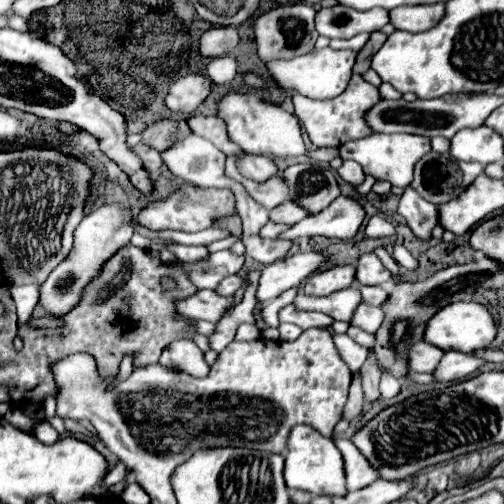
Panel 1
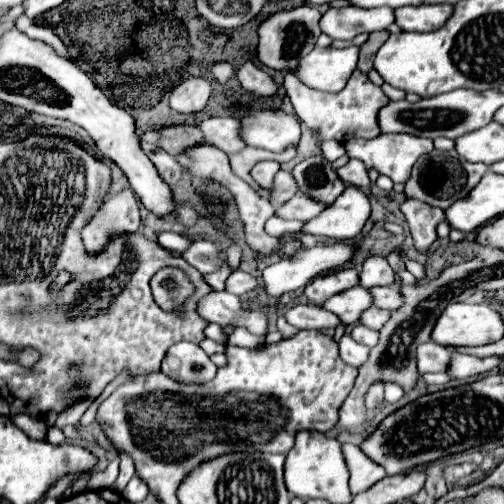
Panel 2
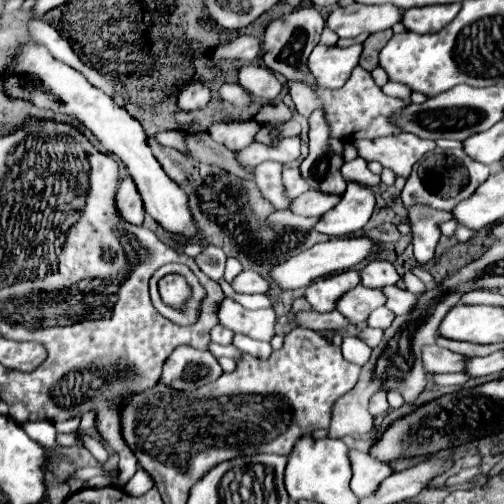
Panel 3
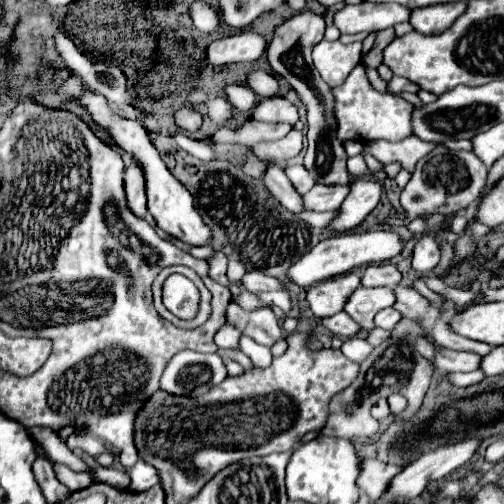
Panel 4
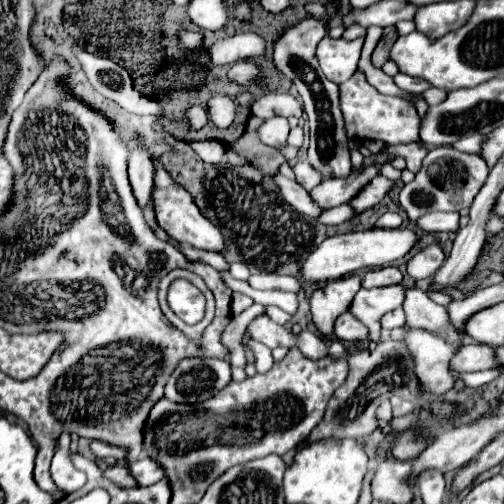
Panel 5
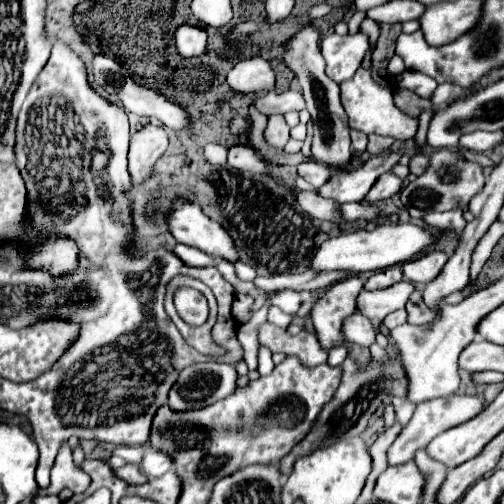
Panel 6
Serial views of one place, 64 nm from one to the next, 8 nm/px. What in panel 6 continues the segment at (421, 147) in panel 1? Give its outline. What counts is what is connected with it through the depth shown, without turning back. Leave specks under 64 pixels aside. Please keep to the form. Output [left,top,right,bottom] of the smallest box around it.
[410,152,428,174]

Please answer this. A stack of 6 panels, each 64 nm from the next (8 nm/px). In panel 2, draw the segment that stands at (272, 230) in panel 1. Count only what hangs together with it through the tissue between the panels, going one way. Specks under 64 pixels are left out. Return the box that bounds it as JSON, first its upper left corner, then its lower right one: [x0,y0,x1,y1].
[265,217,304,237]

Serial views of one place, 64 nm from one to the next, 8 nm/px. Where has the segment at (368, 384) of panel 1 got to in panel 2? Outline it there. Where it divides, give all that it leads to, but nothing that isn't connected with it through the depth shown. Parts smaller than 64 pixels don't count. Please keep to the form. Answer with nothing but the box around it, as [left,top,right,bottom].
[366,382,384,410]

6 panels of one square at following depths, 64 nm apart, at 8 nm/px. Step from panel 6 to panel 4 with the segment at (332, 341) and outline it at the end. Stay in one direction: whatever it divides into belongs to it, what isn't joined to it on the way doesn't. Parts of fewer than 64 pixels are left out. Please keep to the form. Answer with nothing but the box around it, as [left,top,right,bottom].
[306,272,360,316]

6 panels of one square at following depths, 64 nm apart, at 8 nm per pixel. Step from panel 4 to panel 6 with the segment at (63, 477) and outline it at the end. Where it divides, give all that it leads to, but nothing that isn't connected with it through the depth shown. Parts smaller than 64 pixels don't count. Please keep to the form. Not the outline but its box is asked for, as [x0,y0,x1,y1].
[40,442,90,494]

